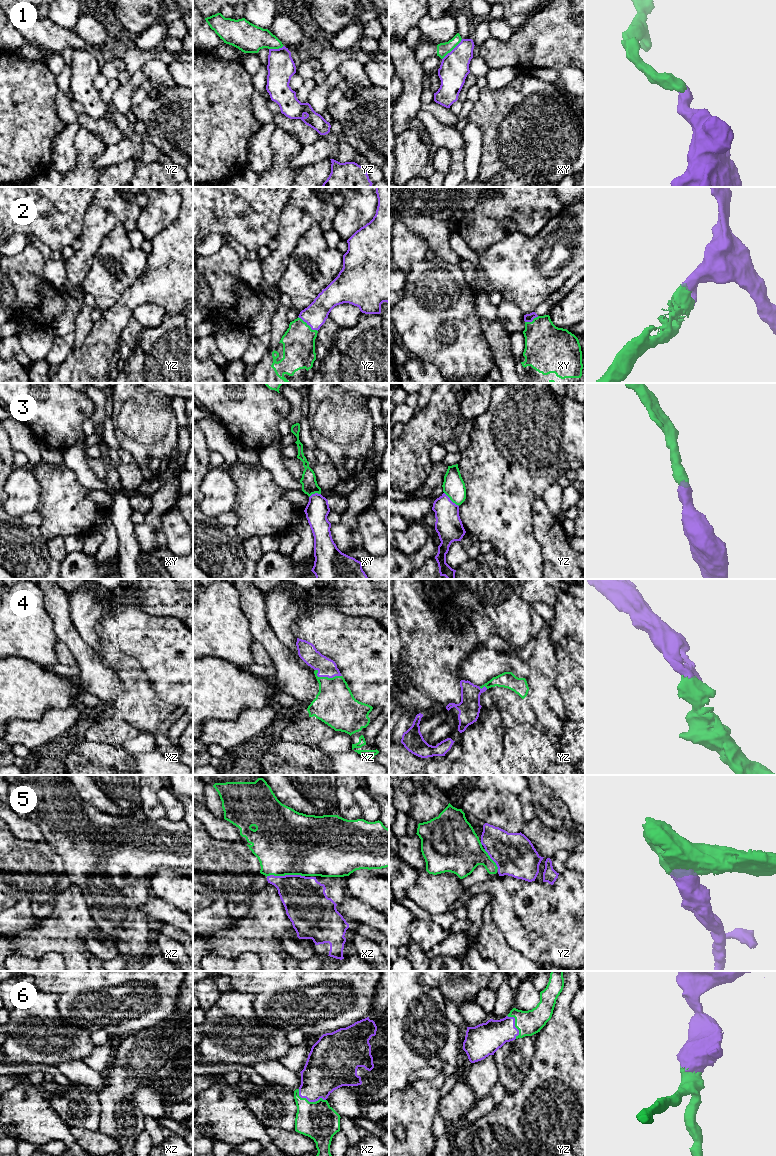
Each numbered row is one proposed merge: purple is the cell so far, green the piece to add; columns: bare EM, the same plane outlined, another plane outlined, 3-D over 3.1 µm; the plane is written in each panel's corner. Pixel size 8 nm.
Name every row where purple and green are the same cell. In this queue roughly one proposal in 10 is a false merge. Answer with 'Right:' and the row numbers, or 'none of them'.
Right: 2, 3, 4, 5, 6

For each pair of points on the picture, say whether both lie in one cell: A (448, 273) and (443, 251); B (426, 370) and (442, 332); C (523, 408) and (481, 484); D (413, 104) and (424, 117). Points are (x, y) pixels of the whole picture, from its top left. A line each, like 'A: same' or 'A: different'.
A: different
B: different
C: same
D: different

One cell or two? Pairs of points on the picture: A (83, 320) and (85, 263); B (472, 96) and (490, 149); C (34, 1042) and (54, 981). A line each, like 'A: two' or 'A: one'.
A: two
B: two
C: two

